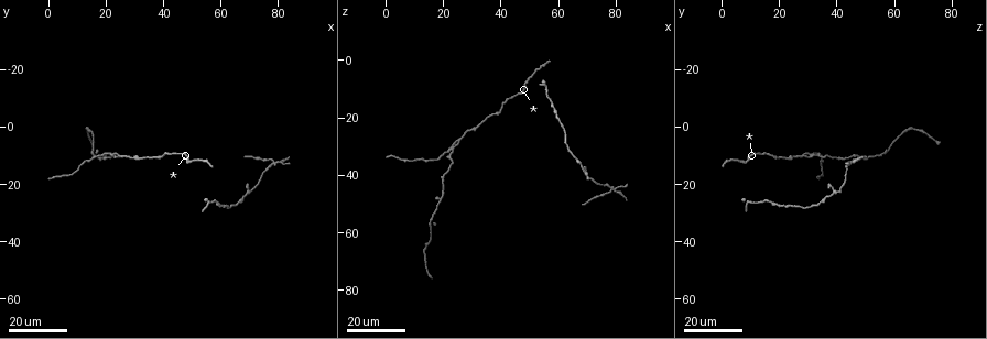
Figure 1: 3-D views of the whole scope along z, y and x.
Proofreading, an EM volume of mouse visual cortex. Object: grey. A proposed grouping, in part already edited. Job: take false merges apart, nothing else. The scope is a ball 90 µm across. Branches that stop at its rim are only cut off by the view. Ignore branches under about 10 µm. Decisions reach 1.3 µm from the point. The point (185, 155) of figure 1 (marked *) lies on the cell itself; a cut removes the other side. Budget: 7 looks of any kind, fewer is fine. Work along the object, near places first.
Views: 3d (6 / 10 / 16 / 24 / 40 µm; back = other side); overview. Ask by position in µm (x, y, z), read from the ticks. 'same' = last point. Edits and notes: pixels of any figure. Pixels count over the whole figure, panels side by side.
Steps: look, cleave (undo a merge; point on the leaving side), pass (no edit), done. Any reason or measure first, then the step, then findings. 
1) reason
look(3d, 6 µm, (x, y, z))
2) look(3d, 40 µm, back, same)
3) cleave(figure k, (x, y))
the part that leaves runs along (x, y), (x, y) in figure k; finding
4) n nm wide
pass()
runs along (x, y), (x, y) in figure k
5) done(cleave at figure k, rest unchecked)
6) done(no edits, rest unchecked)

a narrow waist
look(3d, 16 µm, (48, 13, 8))

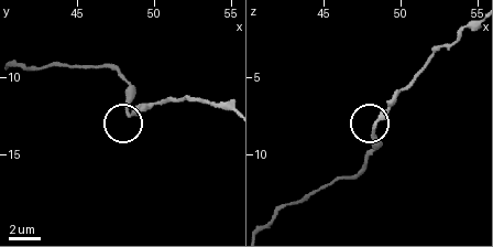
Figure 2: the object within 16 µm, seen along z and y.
look(3d, 6 µm, (48.2, 12.4, 8.2))

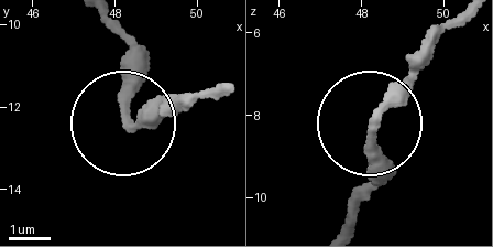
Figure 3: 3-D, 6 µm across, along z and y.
pass()
all the same cell

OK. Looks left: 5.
thick turns thin
look(3d, 16 µm, (38, 10, 18))

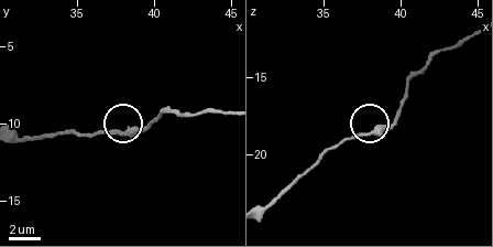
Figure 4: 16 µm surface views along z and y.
look(3d, 10 µm, (37.4, 10.4, 18.6))

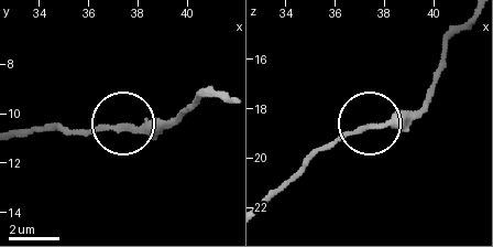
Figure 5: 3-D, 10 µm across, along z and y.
pass()
runs along (227, 97), (201, 97), (163, 122), (58, 129) in figure 5; continuous, no second cell

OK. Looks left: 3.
two arms in line, one across
look(3d, 16 µm, (26, 10, 28))

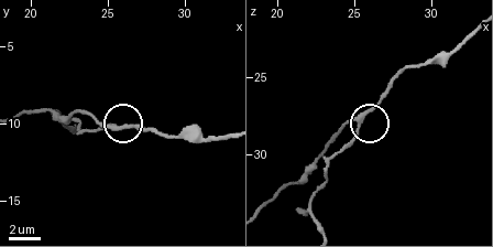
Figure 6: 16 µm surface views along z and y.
look(3d, 6 µm, (25.4, 10.2, 28.2))

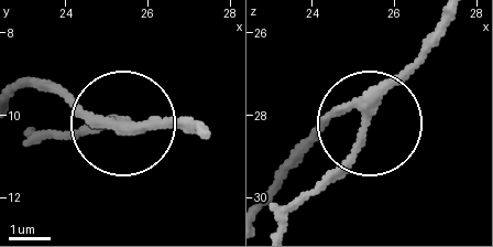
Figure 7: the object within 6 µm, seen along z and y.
3 arms
pass()
runs along (206, 130), (94, 119), (24, 81) in figure 7; all the same cell

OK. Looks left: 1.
done(no edits, rest unchecked)

